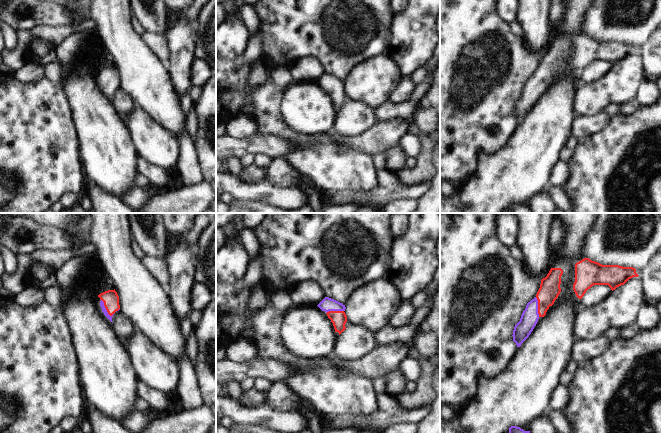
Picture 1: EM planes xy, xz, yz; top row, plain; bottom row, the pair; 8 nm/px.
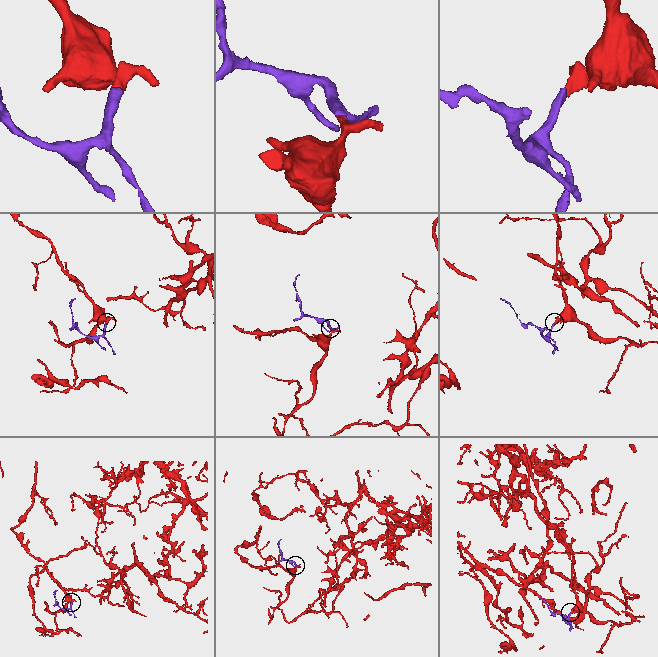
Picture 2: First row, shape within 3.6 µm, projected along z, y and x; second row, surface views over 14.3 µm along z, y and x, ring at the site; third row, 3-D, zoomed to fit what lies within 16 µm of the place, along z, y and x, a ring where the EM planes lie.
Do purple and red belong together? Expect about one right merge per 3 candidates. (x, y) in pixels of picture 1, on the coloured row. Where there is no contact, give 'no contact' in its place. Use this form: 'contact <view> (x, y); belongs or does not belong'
contact xy (105, 308); belongs

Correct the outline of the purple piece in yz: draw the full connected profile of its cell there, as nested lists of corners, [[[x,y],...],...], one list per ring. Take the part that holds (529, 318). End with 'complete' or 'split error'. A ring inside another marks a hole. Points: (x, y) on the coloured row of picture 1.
[[[551,268],[545,278],[541,280],[540,288],[536,297],[527,303],[520,321],[515,325],[513,330],[513,341],[517,347],[529,337],[538,319],[546,315],[547,310],[558,298],[561,288],[561,268]]]; split error

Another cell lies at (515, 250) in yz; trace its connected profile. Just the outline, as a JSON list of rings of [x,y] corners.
[[[517,244],[512,245],[509,249],[514,259],[517,261],[524,261],[523,252]]]

